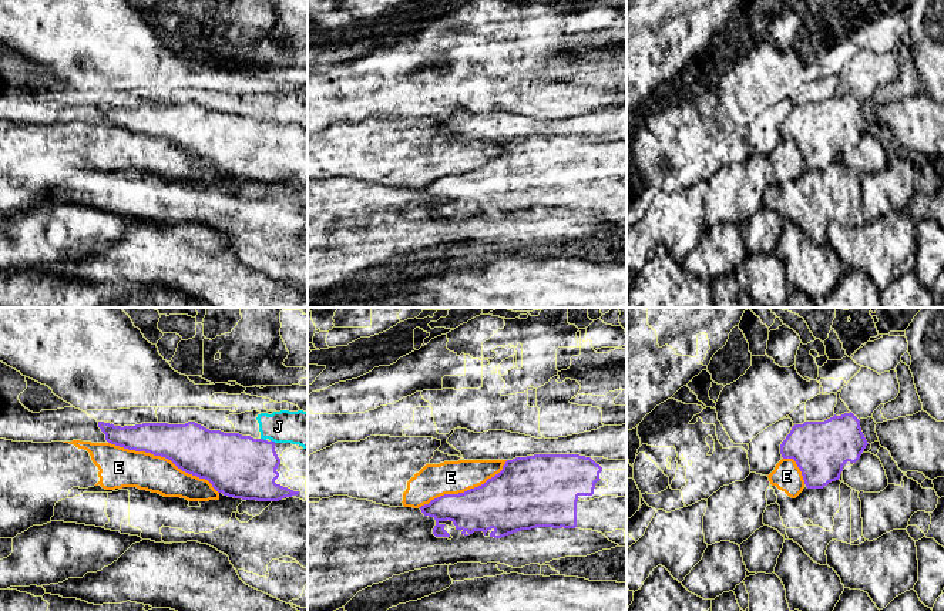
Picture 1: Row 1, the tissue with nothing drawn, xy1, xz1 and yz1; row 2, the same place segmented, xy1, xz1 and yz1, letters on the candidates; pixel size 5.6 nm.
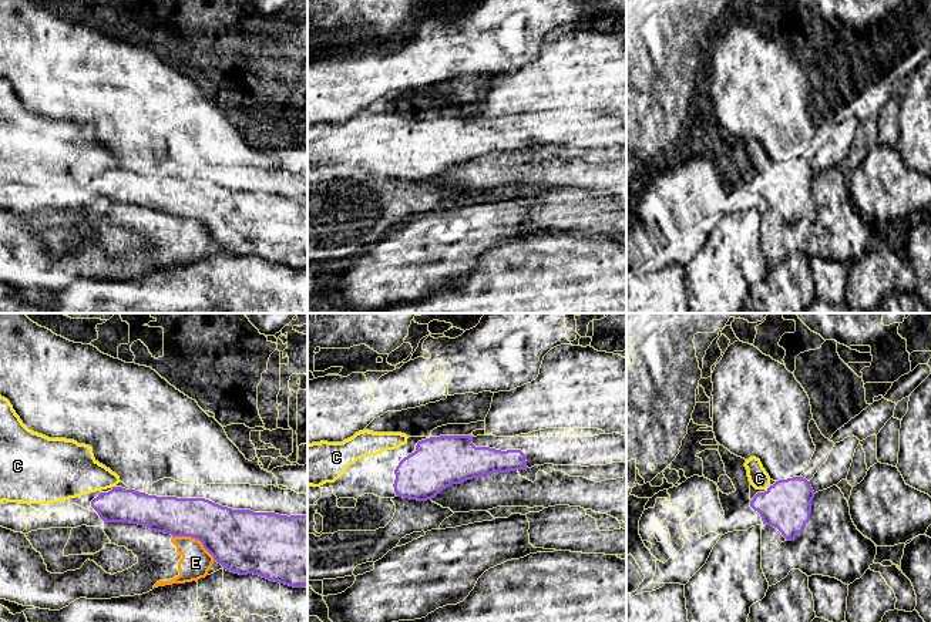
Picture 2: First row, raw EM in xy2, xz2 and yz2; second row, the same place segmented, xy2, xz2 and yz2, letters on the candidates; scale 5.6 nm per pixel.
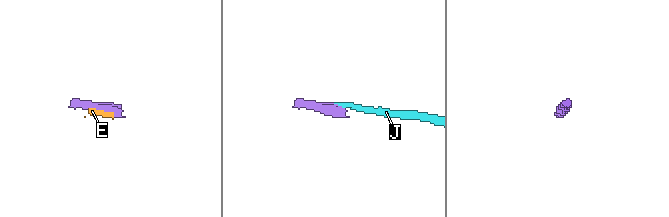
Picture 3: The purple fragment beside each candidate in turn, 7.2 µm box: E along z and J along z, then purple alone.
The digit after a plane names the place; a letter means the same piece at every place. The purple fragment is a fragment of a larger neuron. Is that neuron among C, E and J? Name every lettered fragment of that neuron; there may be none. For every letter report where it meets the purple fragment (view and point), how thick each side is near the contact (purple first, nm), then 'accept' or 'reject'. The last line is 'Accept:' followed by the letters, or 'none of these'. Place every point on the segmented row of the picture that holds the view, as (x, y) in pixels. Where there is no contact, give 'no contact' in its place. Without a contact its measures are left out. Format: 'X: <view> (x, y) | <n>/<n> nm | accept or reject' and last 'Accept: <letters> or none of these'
C: xy2 (114, 487) | 190/280 nm | accept
E: xy1 (164, 456) | 280/220 nm | reject
J: xy1 (262, 439) | 360/190 nm | reject
Accept: C

